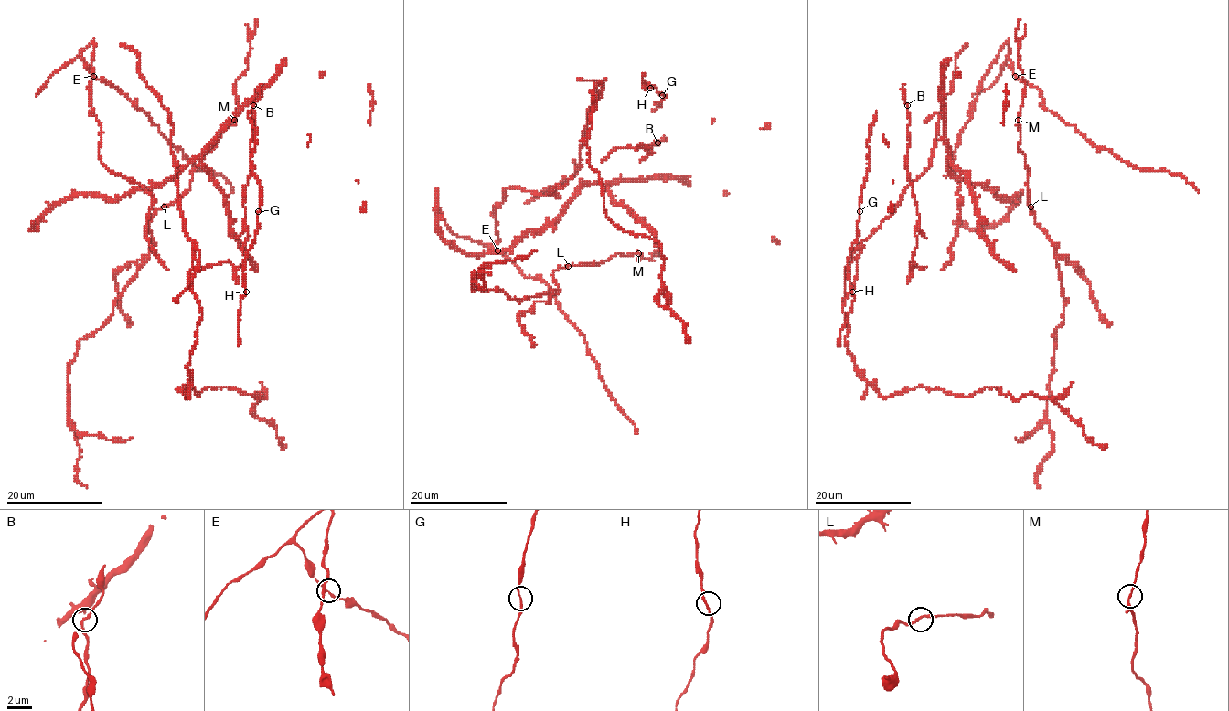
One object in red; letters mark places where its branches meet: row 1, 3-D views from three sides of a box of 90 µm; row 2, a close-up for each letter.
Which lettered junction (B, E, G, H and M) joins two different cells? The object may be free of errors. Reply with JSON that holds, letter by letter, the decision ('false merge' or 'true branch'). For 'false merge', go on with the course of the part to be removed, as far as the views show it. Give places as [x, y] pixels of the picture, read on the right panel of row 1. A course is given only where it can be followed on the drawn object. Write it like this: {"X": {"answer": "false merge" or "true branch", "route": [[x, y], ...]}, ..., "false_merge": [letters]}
{"B": {"answer": "true branch"}, "E": {"answer": "true branch"}, "G": {"answer": "true branch"}, "H": {"answer": "true branch"}, "M": {"answer": "true branch"}, "false_merge": []}

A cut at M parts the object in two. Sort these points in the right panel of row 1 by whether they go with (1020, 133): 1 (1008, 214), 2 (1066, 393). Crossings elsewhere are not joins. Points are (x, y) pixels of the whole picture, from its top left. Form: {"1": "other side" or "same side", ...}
{"1": "other side", "2": "other side"}

